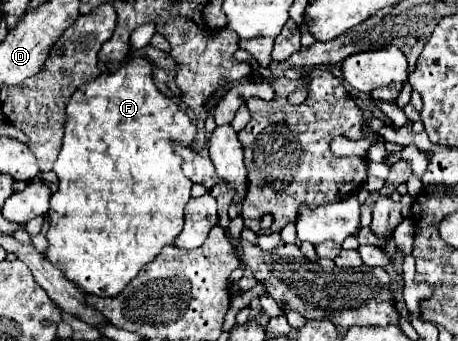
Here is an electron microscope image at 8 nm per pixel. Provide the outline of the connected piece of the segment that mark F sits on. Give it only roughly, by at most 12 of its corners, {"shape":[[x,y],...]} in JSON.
{"shape":[[132,59],[82,85],[46,259],[116,297],[174,245],[190,117]]}

